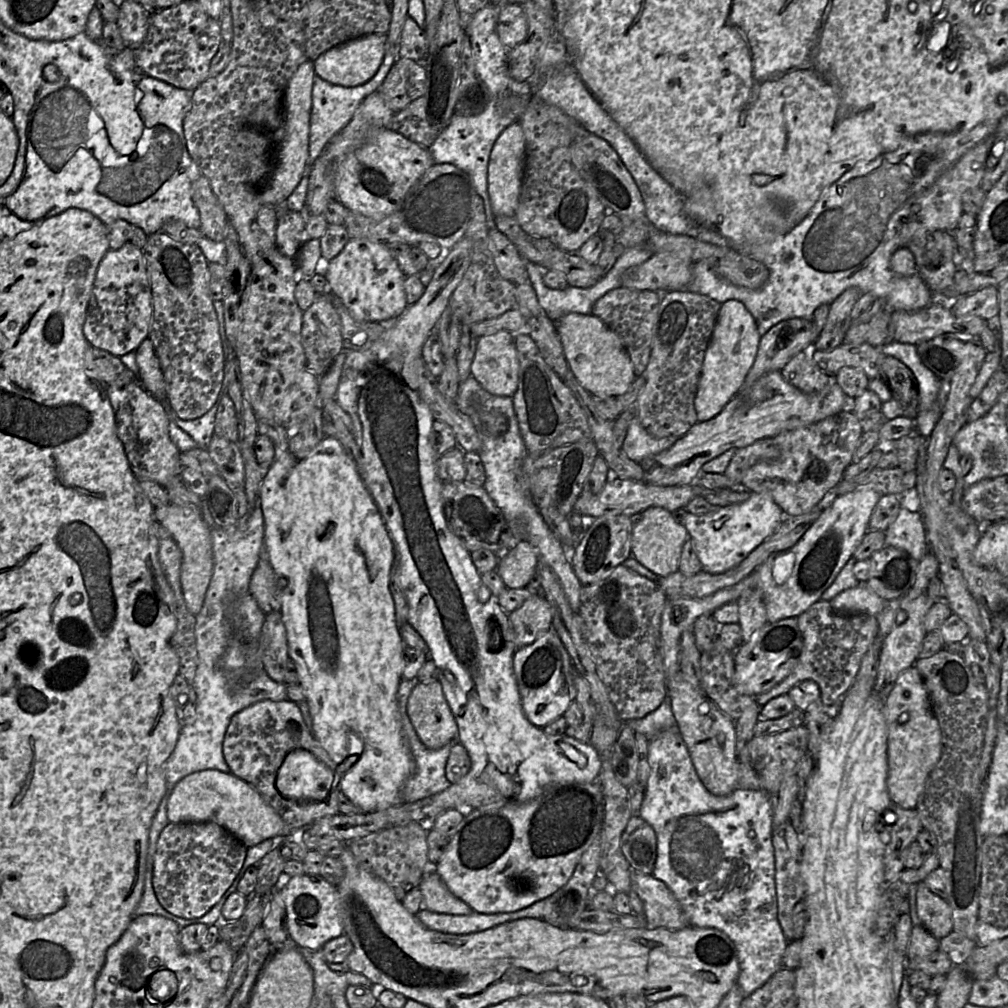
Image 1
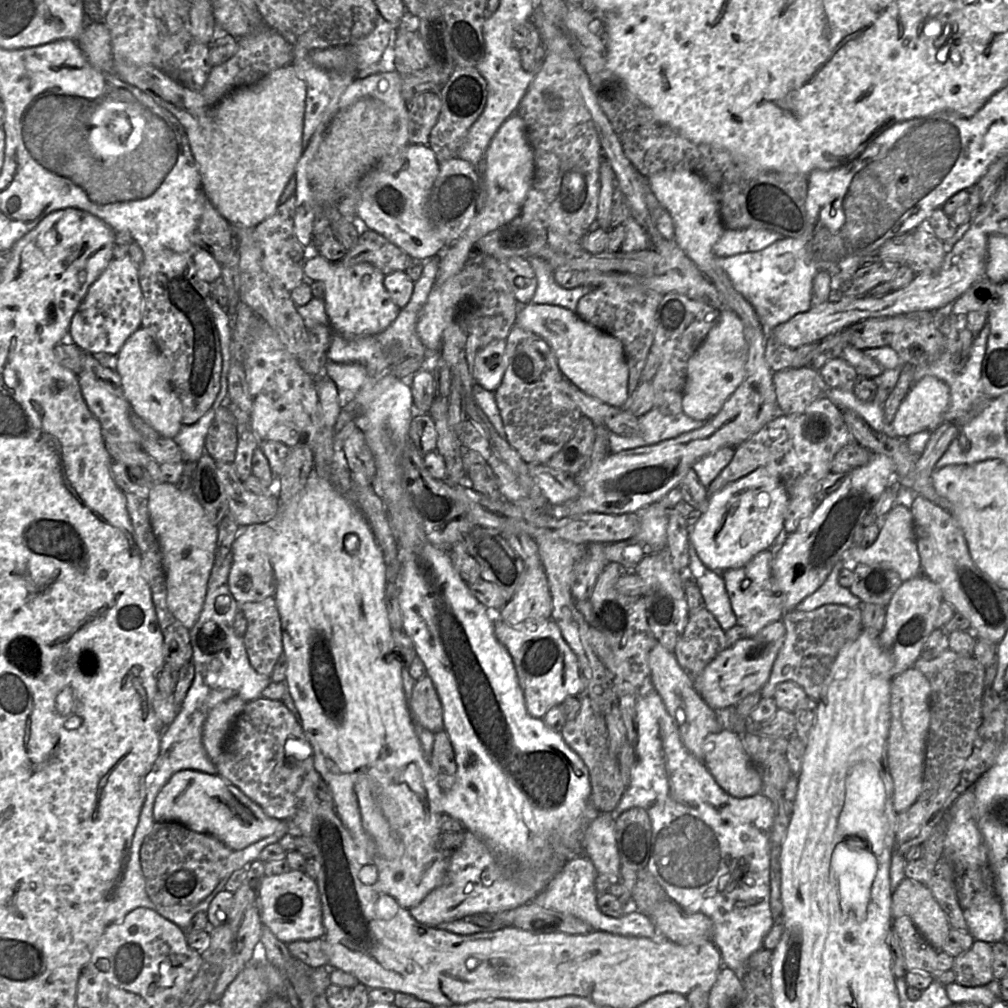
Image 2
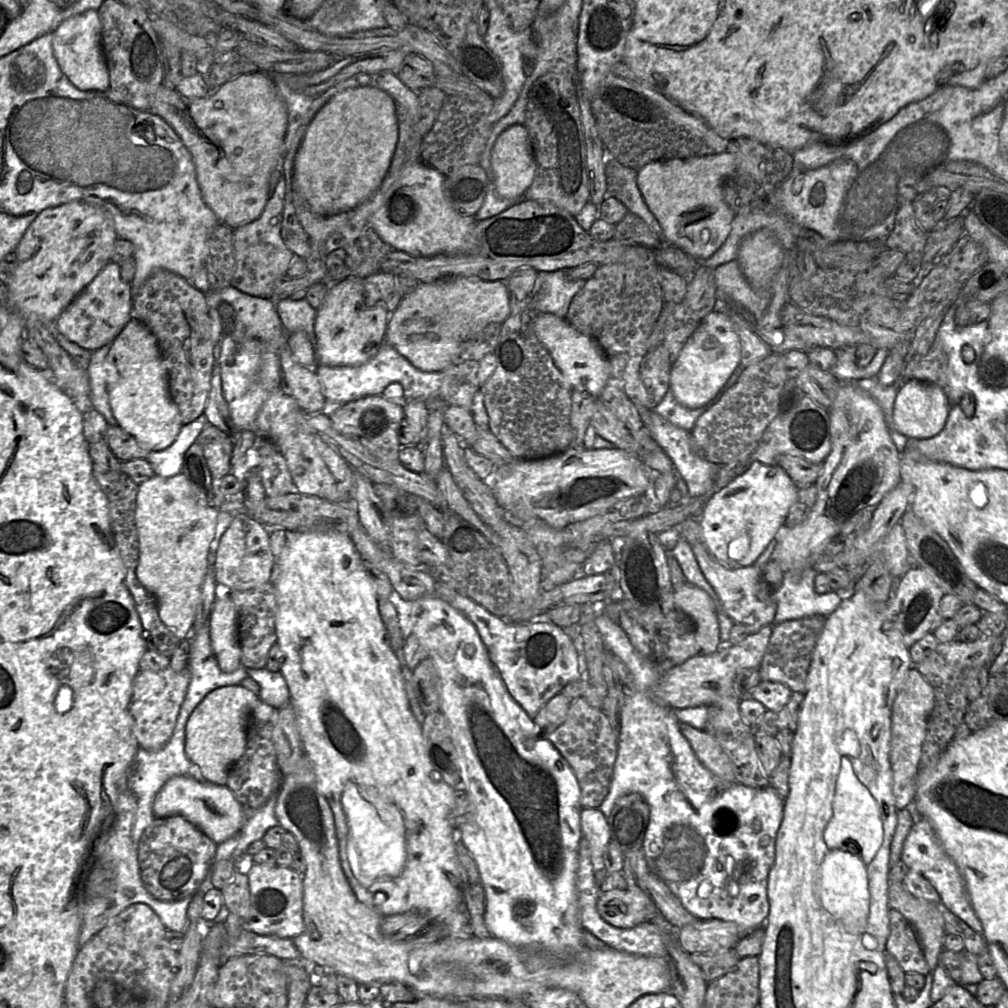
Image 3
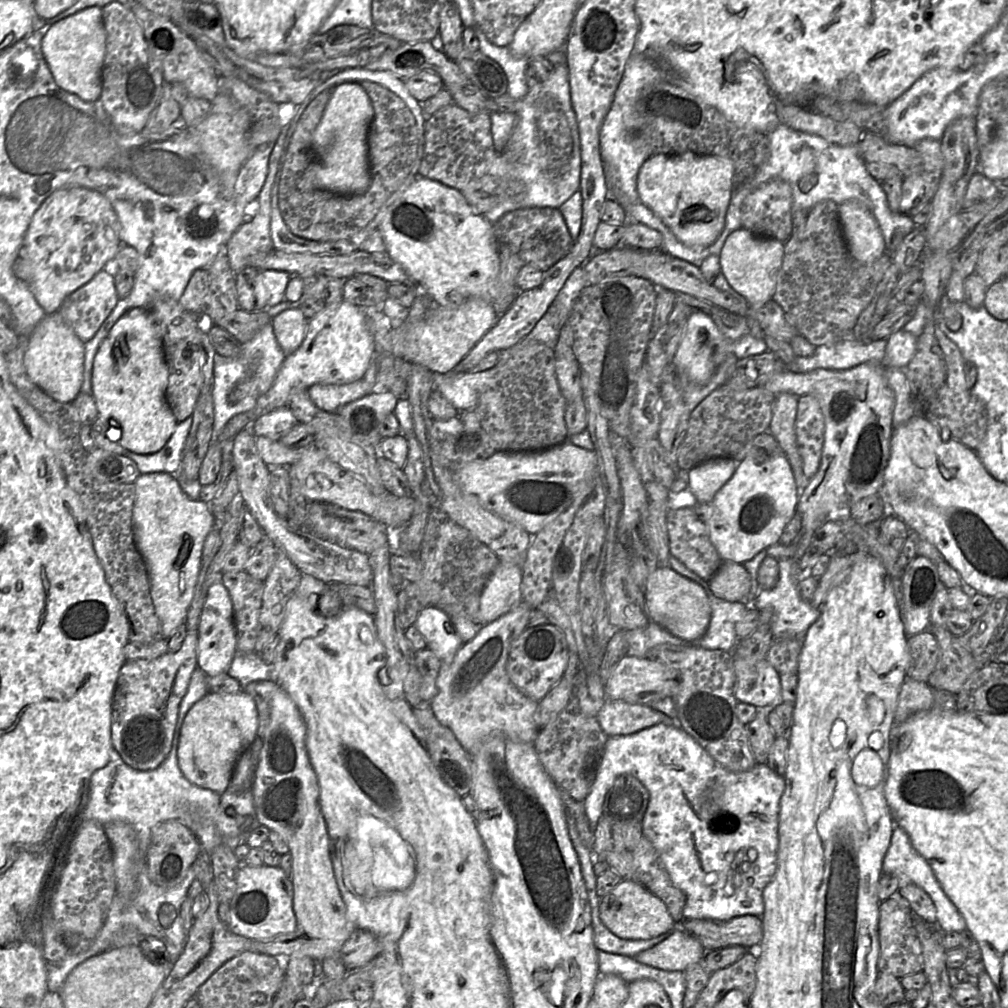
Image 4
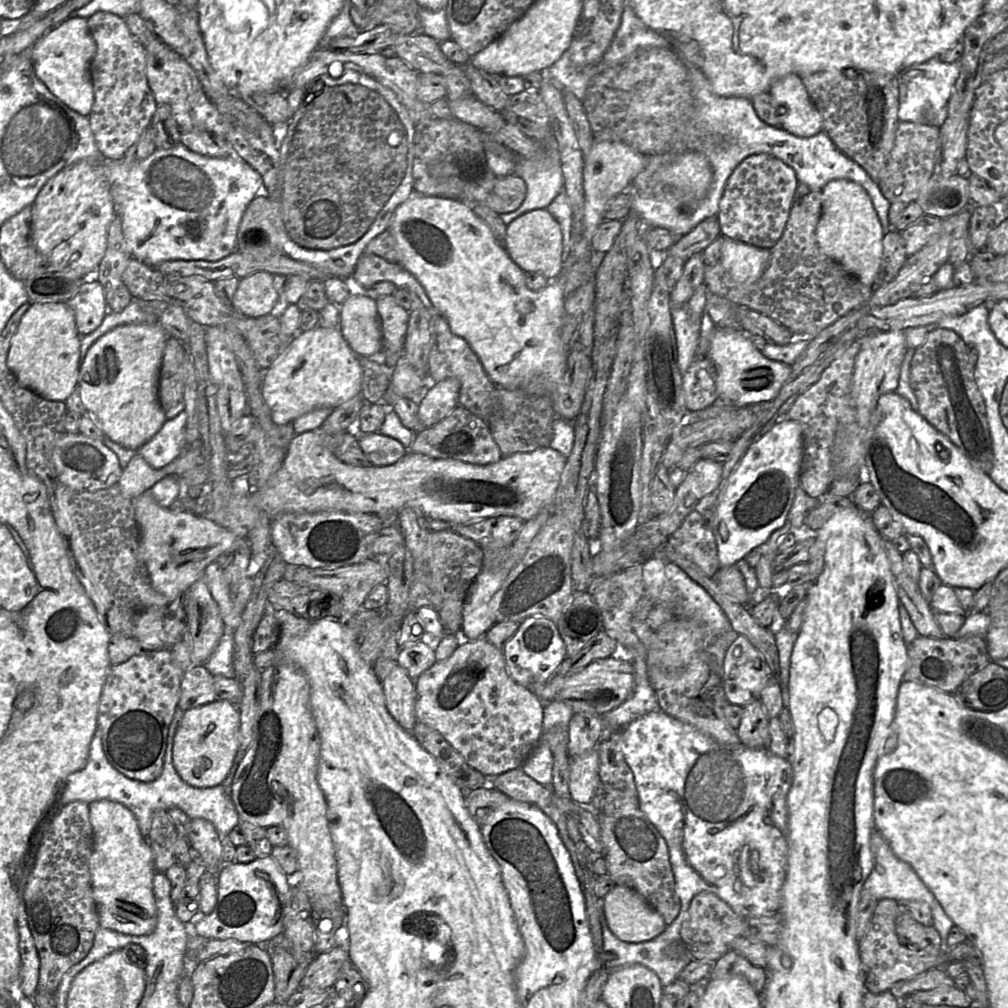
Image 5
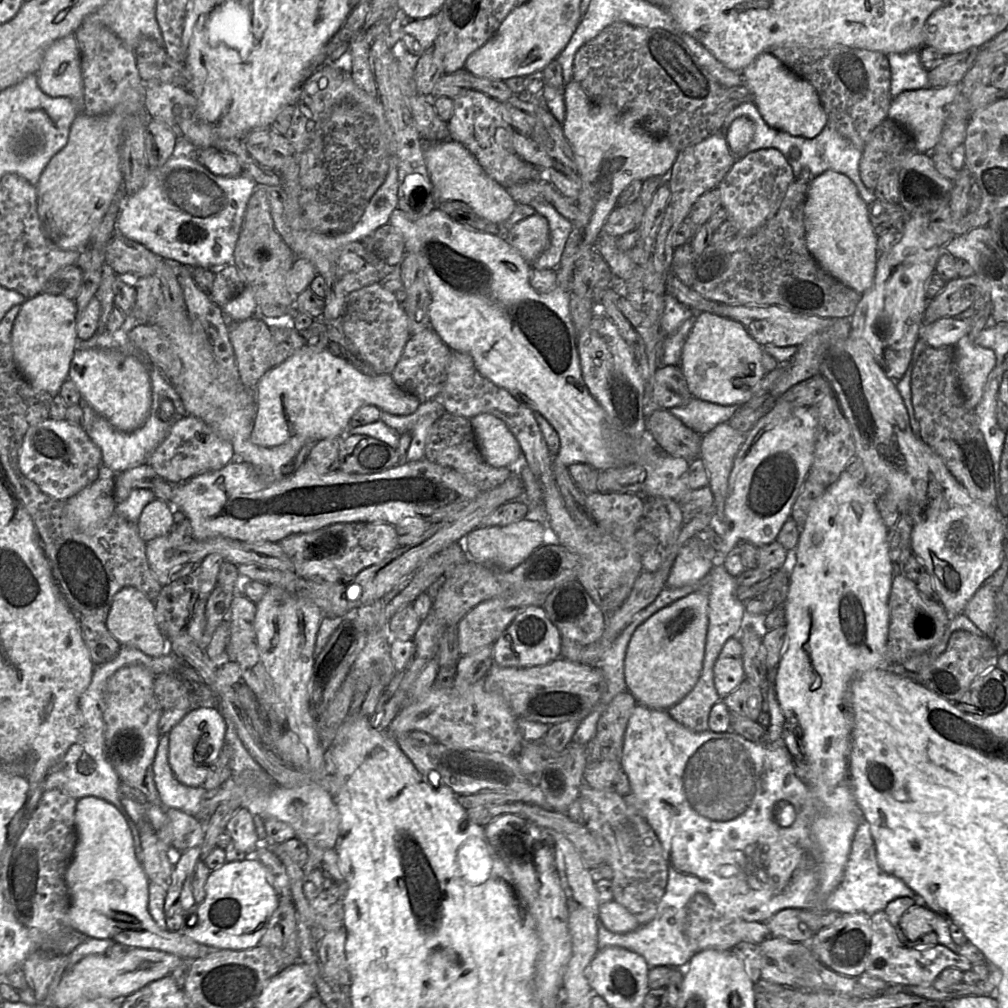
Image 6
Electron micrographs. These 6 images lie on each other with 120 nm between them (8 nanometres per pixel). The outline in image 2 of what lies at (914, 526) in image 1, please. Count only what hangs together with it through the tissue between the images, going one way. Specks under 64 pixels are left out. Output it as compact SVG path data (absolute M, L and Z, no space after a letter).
M895 503L886 517L883 517L883 525L874 543L867 548L851 546L842 554L839 561L843 561L844 568L851 569L856 568L860 563L886 565L897 571L903 582L916 577L920 571L921 562L910 508Z

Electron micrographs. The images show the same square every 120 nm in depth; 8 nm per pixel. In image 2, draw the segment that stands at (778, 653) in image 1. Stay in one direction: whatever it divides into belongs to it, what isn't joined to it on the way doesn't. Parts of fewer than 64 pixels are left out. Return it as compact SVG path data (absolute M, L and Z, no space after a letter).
M782 620L765 626L753 637L745 637L720 652L693 680L695 690L712 709L737 707L748 695L758 692L769 679L786 635Z

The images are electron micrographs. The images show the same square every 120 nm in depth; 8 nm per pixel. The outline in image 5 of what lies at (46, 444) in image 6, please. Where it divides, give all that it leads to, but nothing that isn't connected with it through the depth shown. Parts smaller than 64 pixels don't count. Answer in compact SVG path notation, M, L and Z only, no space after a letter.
M63 433L54 443L51 461L62 483L78 491L94 492L116 486L123 468L117 455L101 440L82 433Z

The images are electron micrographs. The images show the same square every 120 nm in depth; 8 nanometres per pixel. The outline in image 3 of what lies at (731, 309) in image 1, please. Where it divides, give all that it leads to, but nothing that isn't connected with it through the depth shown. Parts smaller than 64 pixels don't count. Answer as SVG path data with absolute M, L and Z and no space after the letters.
M714 310L699 323L687 339L670 374L670 390L679 404L695 409L713 400L735 369L741 364L740 337L731 319Z

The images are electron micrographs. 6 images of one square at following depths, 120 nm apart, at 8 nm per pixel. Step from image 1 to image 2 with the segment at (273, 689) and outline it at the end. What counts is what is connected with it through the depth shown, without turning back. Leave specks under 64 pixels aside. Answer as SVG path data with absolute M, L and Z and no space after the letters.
M220 549L218 558L214 558L203 608L197 622L190 629L194 678L176 718L163 731L158 757L146 775L146 796L133 836L130 862L127 866L133 864L134 853L140 854L141 845L156 822L153 817L155 798L172 775L184 769L210 775L218 773L202 742L203 726L210 711L233 697L239 697L245 702L263 697L262 692L272 682L271 677L259 674L251 666L243 637L234 629L235 617L240 612L240 603L235 600L228 587L231 564L231 549Z

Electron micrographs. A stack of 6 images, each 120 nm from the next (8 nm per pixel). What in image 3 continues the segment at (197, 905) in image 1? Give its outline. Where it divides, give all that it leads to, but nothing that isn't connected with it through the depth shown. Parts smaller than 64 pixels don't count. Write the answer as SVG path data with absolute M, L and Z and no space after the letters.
M181 815L156 817L139 842L139 865L144 887L163 902L191 898L210 873L217 845Z

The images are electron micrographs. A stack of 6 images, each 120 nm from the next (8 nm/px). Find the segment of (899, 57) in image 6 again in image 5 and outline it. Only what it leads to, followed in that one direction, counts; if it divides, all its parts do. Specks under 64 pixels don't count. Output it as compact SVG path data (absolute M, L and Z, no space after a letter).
M938 58L901 70L897 75L899 122L940 127L947 117L948 103L959 72L960 62L946 63Z

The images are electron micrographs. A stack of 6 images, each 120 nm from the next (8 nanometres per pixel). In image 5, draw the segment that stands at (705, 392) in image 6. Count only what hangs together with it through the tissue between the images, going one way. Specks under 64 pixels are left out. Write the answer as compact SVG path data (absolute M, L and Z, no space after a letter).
M716 326L709 348L703 357L709 358L717 369L716 391L725 406L742 407L773 400L790 380L791 366L768 359L752 343L744 331Z

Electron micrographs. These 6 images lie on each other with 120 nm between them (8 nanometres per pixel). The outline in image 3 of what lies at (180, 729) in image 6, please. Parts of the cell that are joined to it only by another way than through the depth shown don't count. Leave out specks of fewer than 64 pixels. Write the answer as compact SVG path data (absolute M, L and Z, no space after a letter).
M241 685L224 686L208 693L191 713L185 729L185 753L199 767L208 782L226 785L231 767L245 752L249 718L260 702L262 700L257 694Z

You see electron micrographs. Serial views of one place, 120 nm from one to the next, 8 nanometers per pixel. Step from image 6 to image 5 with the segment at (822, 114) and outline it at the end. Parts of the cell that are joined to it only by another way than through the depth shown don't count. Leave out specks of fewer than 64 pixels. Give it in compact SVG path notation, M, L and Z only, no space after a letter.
M798 75L775 80L768 93L784 108L783 130L799 137L811 137L823 131L823 117Z

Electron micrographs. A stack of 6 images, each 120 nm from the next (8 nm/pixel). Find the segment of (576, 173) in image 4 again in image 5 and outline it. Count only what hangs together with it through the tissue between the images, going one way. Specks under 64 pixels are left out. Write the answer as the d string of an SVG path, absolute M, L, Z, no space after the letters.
M543 146L542 152L535 159L518 158L515 174L525 181L527 195L515 211L500 214L507 227L525 213L546 209L563 191L564 176L558 147Z

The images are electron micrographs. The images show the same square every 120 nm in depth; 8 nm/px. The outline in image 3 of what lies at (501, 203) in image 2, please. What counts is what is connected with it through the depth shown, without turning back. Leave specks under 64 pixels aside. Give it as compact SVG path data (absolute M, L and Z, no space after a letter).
M514 124L497 137L491 152L491 166L498 194L503 198L519 202L534 180L536 173L533 149L524 125Z

